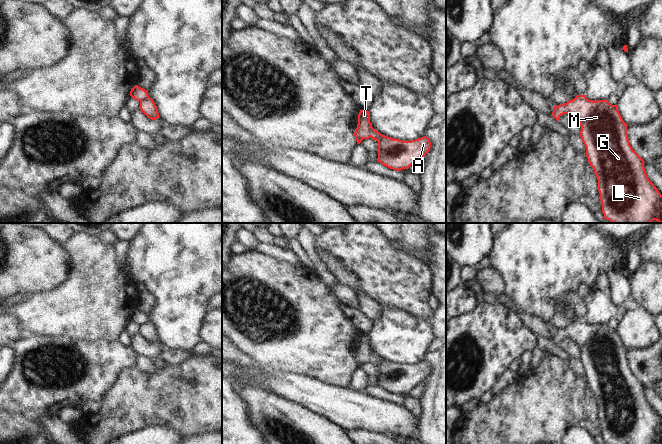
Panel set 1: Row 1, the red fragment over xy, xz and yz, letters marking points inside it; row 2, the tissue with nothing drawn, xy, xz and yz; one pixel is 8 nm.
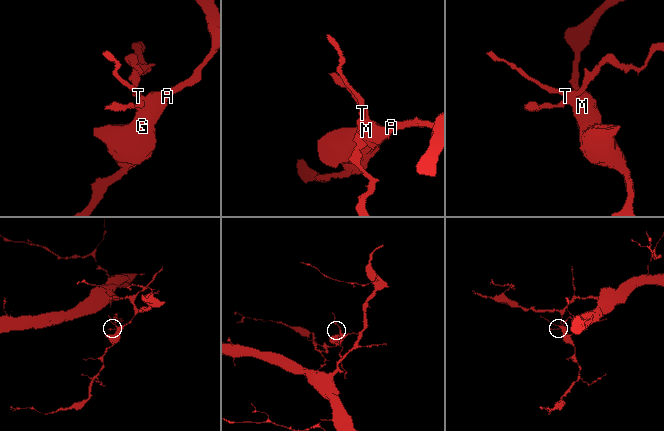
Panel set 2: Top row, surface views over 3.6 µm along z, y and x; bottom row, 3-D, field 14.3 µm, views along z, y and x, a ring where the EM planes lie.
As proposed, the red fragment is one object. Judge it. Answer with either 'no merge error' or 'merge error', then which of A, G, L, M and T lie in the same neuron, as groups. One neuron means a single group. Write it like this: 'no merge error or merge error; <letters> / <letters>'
merge error; A G L M / T

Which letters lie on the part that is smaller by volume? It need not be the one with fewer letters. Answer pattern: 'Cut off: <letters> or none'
Cut off: T

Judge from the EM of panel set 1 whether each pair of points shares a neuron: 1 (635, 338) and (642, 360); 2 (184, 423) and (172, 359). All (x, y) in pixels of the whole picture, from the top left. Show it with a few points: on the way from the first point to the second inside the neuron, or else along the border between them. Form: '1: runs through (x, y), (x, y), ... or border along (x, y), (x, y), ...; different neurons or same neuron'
1: border along (651, 345), (642, 349), (628, 349); different neurons
2: border along (192, 353), (178, 364), (166, 365); different neurons

